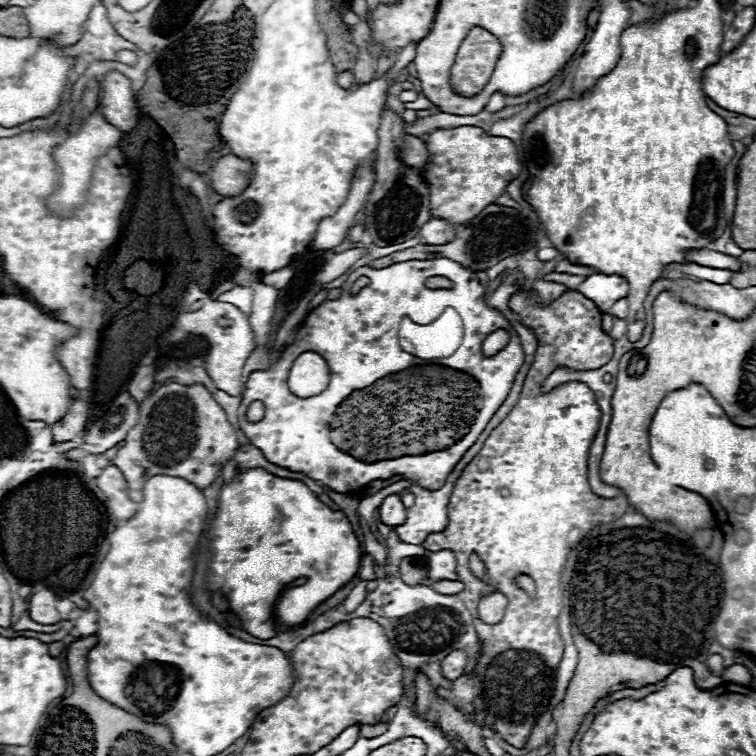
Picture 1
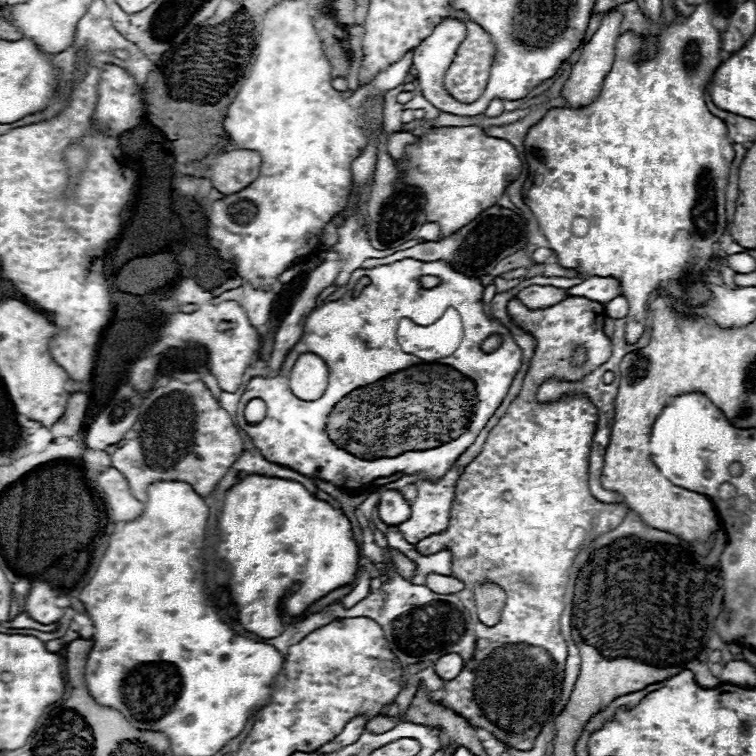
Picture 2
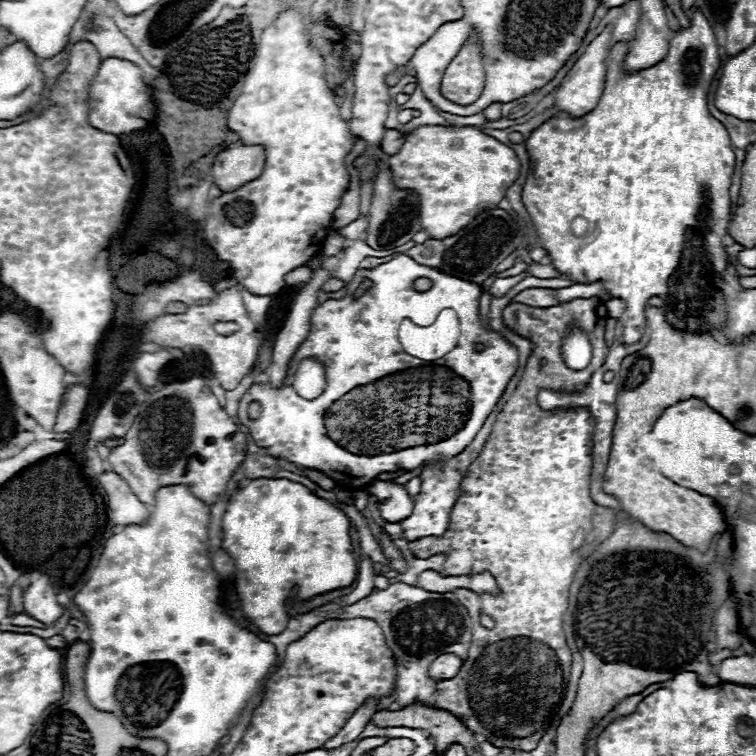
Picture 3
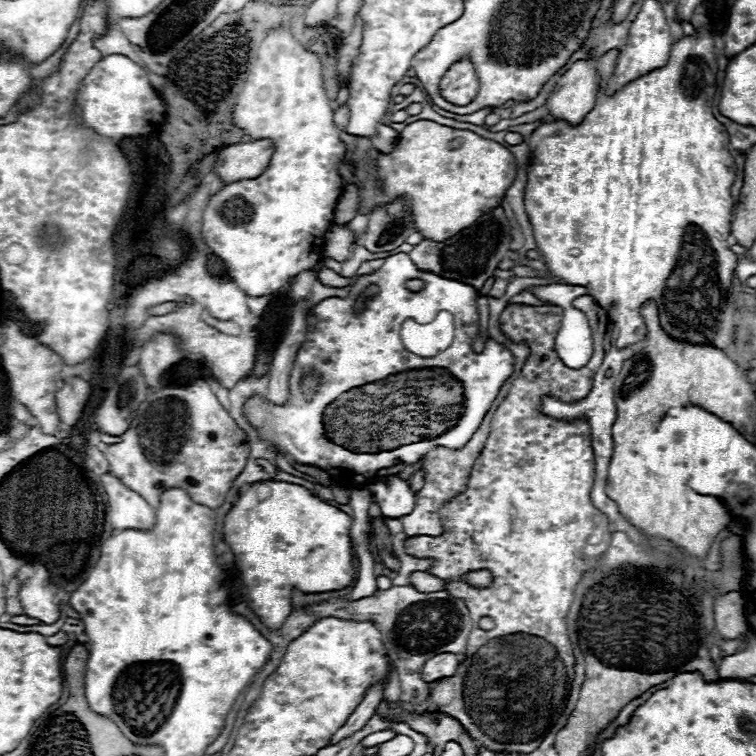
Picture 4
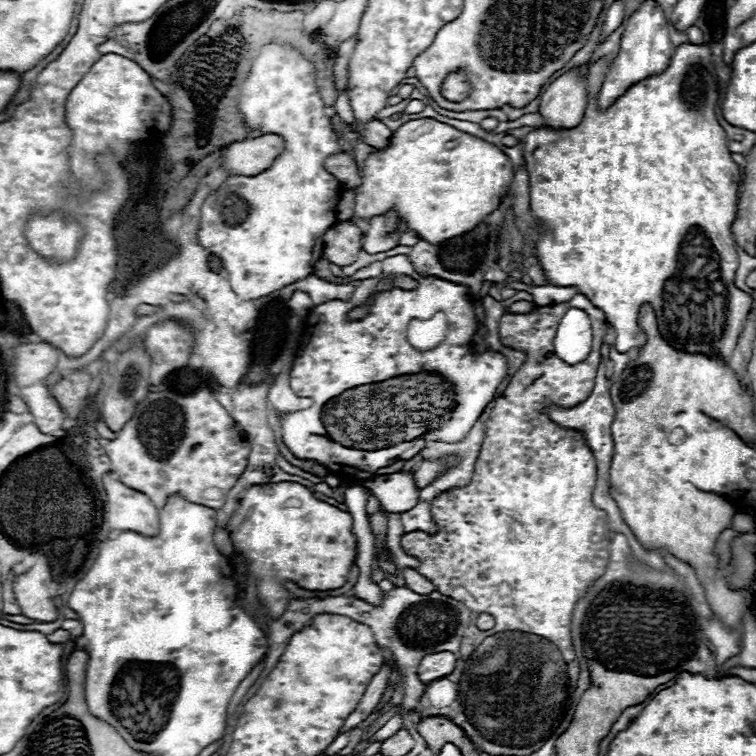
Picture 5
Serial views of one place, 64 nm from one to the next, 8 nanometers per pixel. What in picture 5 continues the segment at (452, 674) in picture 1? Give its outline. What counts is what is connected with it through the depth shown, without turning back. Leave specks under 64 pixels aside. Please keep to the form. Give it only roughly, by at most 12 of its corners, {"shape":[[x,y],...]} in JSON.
{"shape":[[452,652],[428,654],[418,666],[424,684],[450,674]]}

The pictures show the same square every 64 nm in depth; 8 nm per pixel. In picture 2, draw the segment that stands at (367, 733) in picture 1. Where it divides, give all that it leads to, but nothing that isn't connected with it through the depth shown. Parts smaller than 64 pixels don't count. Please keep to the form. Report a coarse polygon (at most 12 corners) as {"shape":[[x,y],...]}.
{"shape":[[374,716],[366,730],[380,734],[394,728],[396,716]]}

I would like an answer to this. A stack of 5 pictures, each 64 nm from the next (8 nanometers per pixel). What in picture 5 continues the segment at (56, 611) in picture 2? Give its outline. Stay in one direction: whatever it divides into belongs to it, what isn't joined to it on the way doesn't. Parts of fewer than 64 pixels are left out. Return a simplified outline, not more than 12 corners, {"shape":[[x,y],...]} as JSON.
{"shape":[[38,564],[14,578],[24,616],[54,622],[58,612],[48,592],[50,566]]}

